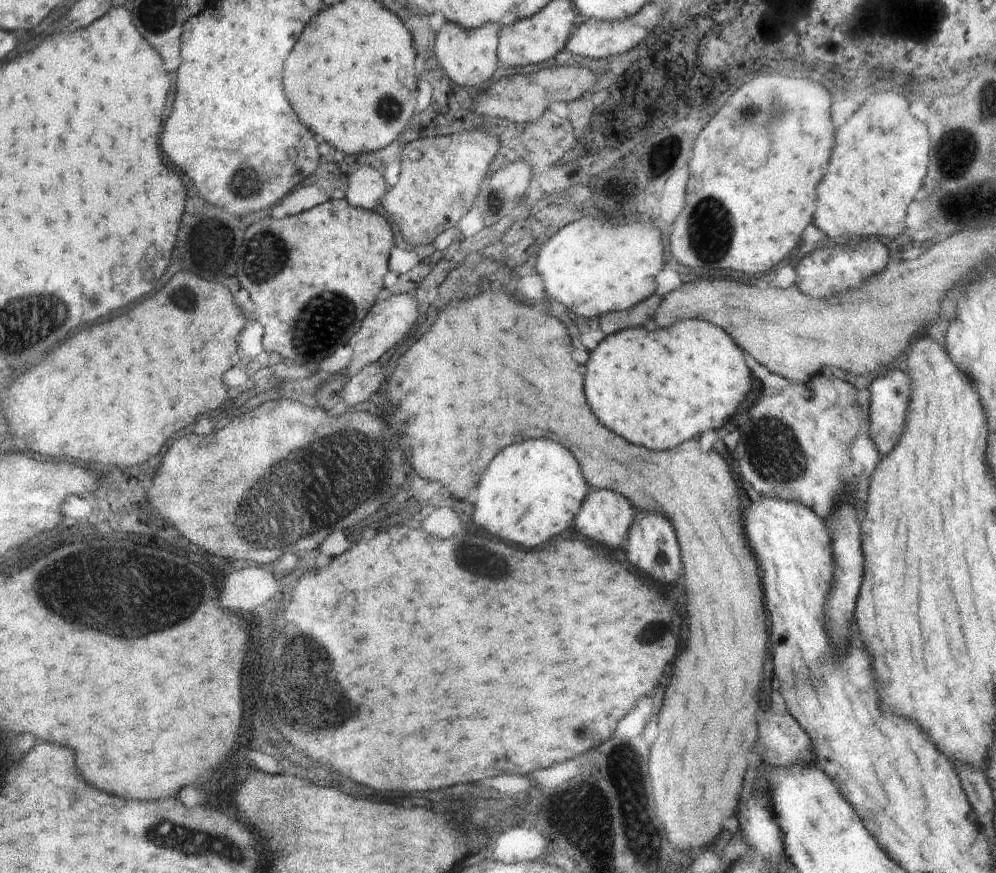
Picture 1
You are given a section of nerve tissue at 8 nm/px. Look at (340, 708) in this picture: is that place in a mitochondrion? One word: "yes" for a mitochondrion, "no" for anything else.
yes

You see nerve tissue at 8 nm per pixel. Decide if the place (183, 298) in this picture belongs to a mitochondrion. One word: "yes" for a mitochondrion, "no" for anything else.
yes

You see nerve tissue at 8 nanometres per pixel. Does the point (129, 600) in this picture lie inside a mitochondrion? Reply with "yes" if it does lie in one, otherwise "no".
yes

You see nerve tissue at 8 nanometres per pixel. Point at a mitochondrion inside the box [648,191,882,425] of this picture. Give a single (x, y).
(710, 229)

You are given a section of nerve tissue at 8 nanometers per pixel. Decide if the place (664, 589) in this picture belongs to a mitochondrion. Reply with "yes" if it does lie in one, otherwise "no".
no

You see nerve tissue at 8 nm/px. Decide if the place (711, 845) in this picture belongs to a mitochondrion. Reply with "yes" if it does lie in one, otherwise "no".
no

